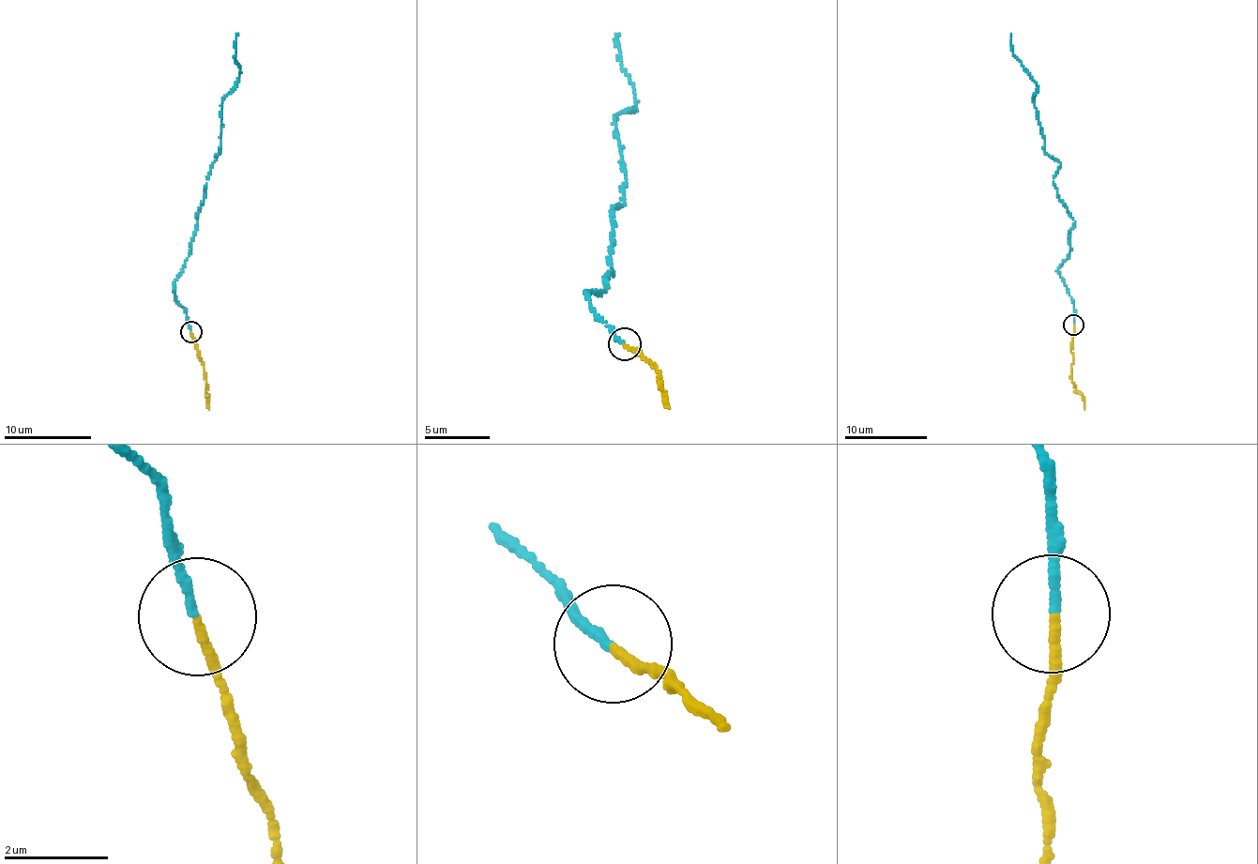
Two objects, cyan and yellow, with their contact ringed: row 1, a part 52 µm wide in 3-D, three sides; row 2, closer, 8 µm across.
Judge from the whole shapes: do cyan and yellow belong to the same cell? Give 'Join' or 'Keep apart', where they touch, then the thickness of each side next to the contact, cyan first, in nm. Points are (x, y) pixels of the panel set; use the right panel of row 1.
Join. Place: (1073, 325). Thickness 160 nm (cyan) against 160 nm

